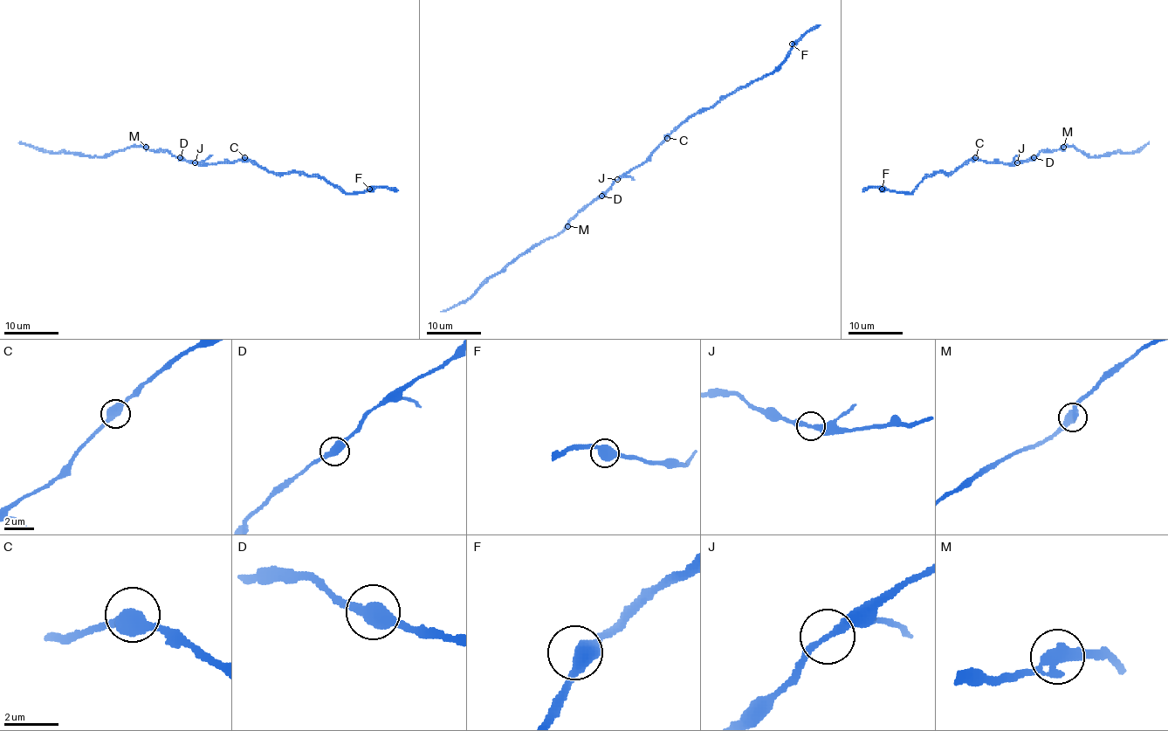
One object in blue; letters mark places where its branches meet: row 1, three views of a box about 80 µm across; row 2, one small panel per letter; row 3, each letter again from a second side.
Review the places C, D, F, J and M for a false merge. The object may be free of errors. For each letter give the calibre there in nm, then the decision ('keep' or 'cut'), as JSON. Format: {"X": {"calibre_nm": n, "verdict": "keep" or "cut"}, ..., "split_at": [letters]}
{"C": {"calibre_nm": 480, "verdict": "keep"}, "D": {"calibre_nm": 480, "verdict": "keep"}, "F": {"calibre_nm": 500, "verdict": "keep"}, "J": {"calibre_nm": 280, "verdict": "keep"}, "M": {"calibre_nm": 480, "verdict": "keep"}, "split_at": []}

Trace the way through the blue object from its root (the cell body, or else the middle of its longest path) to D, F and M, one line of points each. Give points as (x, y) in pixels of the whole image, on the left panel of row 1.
D: (211, 164), (196, 164), (180, 157)
F: (211, 164), (249, 159), (268, 171), (317, 175), (340, 186), (346, 193), (361, 193), (369, 189)
M: (211, 164), (189, 163), (166, 151), (150, 151), (146, 147)

